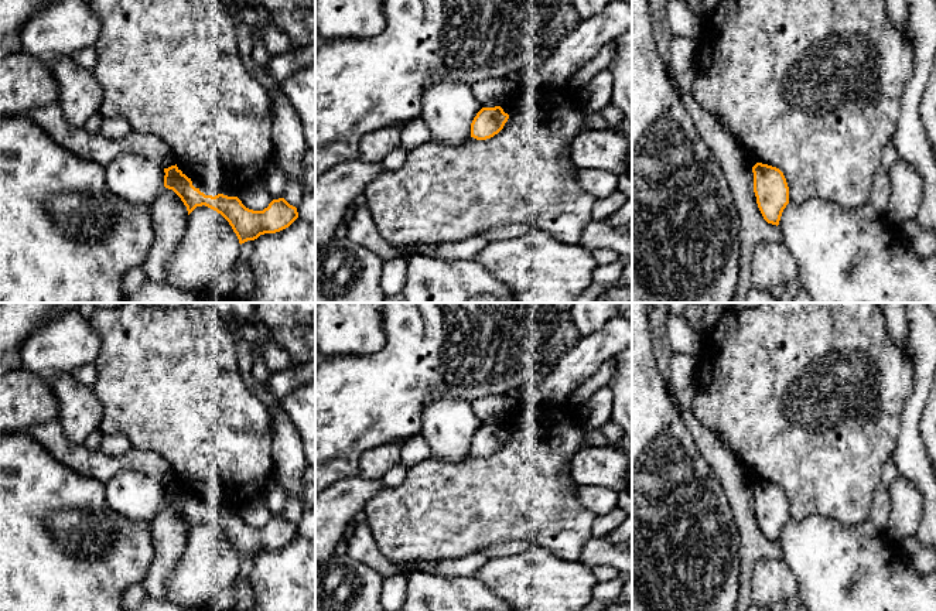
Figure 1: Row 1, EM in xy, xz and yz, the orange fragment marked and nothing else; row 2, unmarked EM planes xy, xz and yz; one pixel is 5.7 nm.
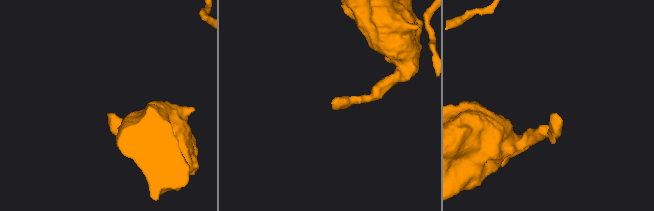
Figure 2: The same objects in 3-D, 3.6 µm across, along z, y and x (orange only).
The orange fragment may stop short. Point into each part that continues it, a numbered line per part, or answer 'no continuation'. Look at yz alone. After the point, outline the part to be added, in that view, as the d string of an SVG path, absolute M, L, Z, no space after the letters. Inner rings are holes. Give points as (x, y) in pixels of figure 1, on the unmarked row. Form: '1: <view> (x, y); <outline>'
no continuation

